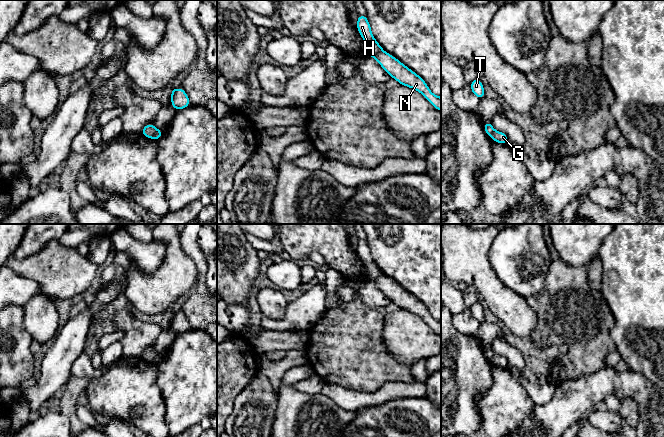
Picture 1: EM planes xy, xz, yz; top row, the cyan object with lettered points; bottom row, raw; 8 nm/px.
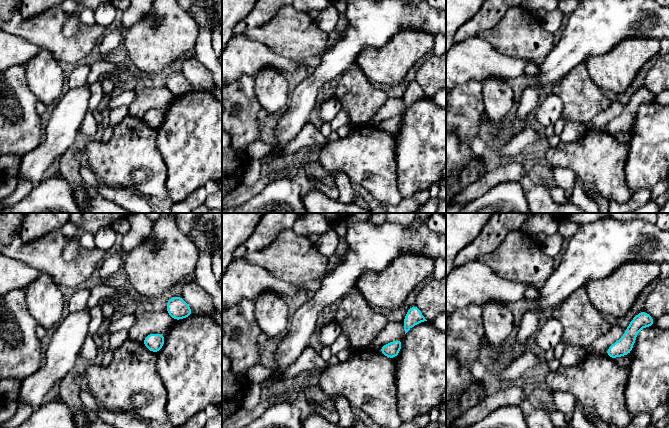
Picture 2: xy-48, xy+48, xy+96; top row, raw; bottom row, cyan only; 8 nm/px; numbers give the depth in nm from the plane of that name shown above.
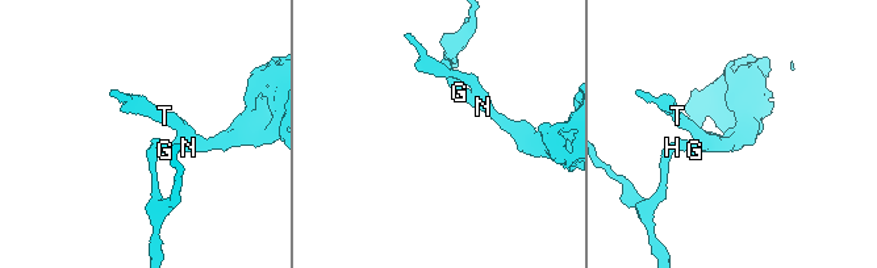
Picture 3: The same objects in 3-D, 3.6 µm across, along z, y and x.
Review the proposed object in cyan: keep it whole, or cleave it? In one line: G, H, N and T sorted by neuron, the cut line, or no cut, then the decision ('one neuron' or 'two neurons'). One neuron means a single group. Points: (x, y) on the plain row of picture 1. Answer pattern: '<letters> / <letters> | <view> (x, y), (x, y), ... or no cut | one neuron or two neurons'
G N T / H | xy (159, 354), (152, 361) | two neurons

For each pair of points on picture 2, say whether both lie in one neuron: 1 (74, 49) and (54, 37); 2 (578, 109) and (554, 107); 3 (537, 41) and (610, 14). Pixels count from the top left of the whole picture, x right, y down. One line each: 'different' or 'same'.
1: same
2: different
3: different

